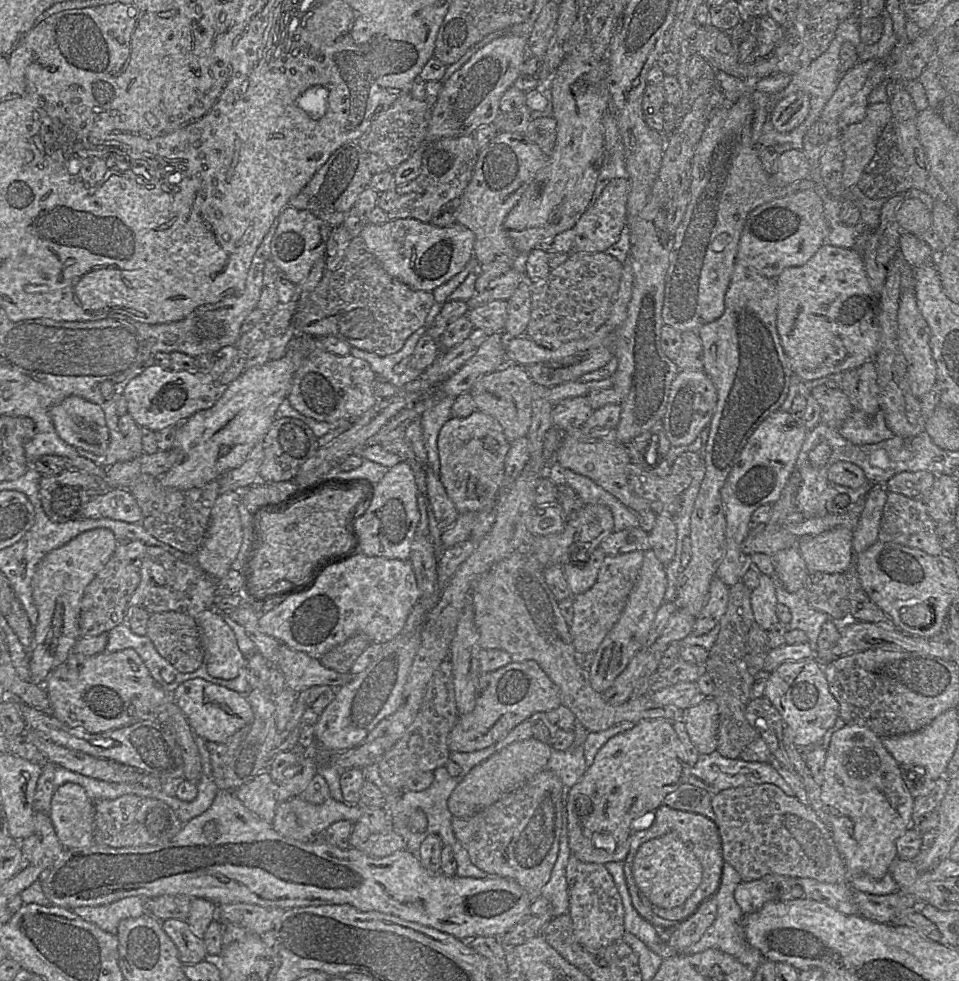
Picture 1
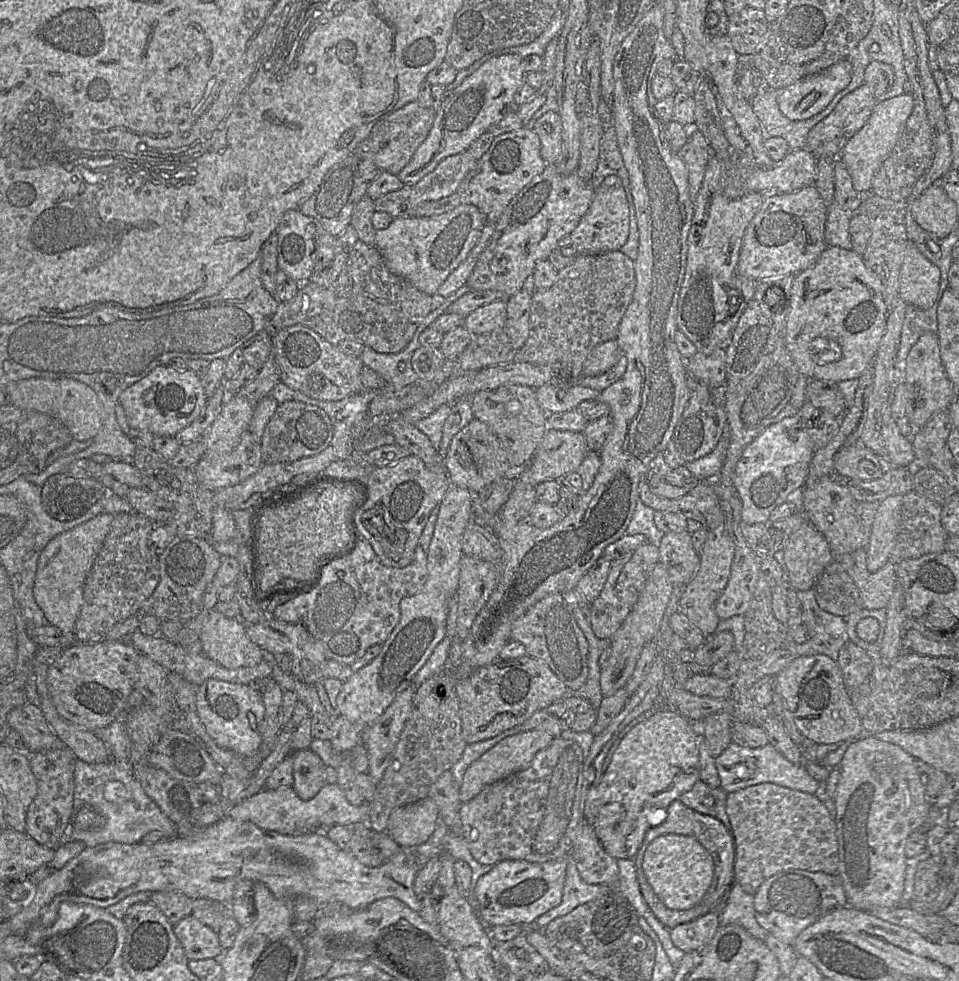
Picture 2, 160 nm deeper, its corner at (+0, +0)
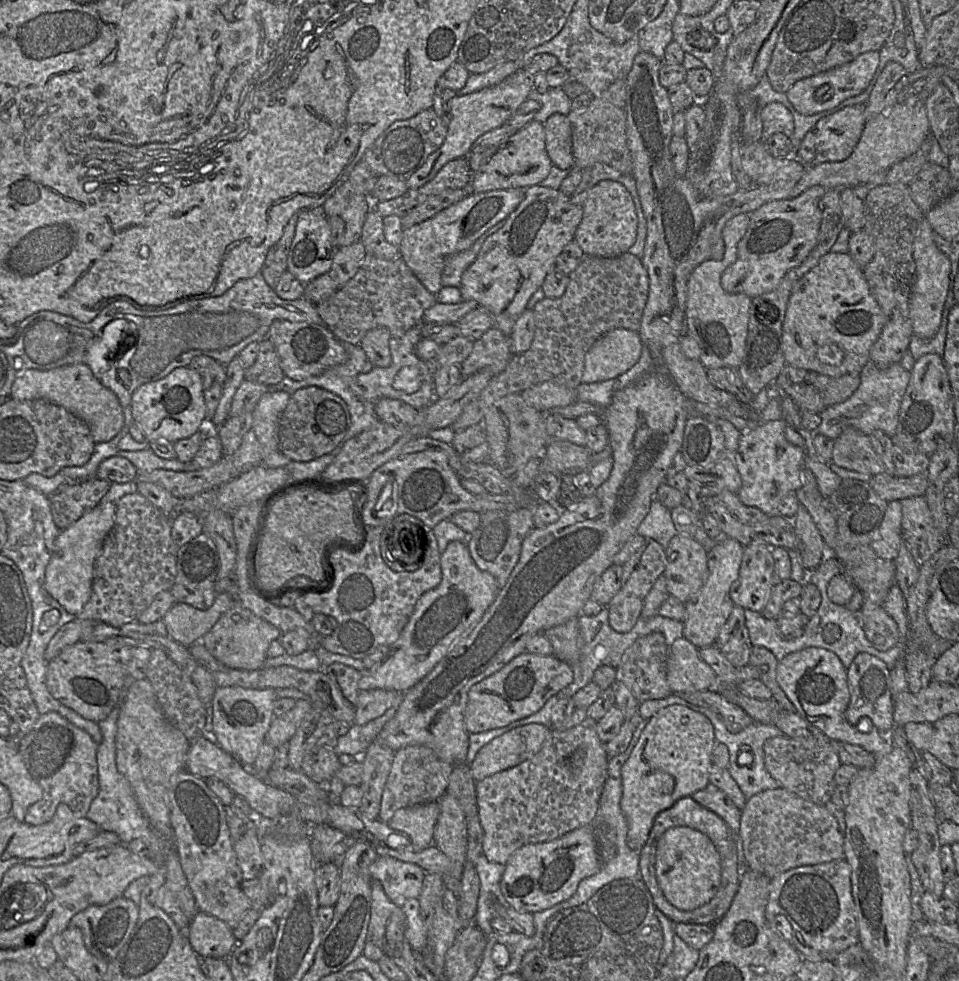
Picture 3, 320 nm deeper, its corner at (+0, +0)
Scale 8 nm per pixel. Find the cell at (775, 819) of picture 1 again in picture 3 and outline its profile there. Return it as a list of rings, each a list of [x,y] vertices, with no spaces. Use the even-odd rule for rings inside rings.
[[[776,788],[755,794],[741,810],[740,835],[747,869],[770,879],[799,866],[844,859],[844,836],[825,806]]]

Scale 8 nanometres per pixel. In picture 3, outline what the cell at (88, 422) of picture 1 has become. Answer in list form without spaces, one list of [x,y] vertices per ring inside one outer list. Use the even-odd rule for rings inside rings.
[[[84,363],[46,371],[28,369],[14,380],[10,396],[18,400],[44,399],[65,408],[88,424],[95,443],[112,439],[125,422],[123,408],[115,393],[102,385]]]

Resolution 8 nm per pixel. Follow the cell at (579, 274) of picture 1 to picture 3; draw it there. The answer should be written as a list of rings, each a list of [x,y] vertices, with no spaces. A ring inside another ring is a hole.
[[[628,251],[617,257],[587,257],[568,277],[569,282],[561,297],[545,297],[535,304],[533,308],[535,330],[530,348],[524,353],[513,354],[505,370],[493,376],[479,396],[464,408],[462,414],[451,425],[455,432],[480,424],[485,410],[508,394],[521,393],[542,382],[553,382],[570,389],[576,389],[581,383],[585,355],[601,336],[616,328],[639,331],[648,297],[649,284],[647,271],[640,258]]]

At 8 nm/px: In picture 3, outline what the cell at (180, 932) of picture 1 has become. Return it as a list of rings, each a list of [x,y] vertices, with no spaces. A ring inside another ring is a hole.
[[[202,912],[190,920],[185,934],[201,959],[226,959],[237,942],[225,922]]]

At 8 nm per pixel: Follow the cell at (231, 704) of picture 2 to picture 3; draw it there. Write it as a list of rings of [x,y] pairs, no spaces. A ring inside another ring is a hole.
[[[228,686],[215,689],[212,698],[212,725],[217,744],[244,767],[252,767],[256,761],[259,747],[274,719],[273,708],[277,698],[276,690],[272,688]]]

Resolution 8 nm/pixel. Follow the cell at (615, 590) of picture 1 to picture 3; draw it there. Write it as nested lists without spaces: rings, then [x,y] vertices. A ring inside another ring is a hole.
[[[645,538],[641,546],[621,566],[621,586],[618,593],[606,606],[609,625],[618,633],[629,632],[637,623],[641,615],[644,600],[659,576],[665,569],[665,549],[651,538]]]

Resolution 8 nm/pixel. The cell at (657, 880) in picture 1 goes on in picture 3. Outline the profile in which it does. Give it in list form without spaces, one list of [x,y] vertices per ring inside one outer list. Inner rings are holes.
[[[677,826],[665,831],[657,841],[655,871],[665,898],[676,908],[691,911],[715,896],[721,883],[721,858],[705,834],[690,827]]]

